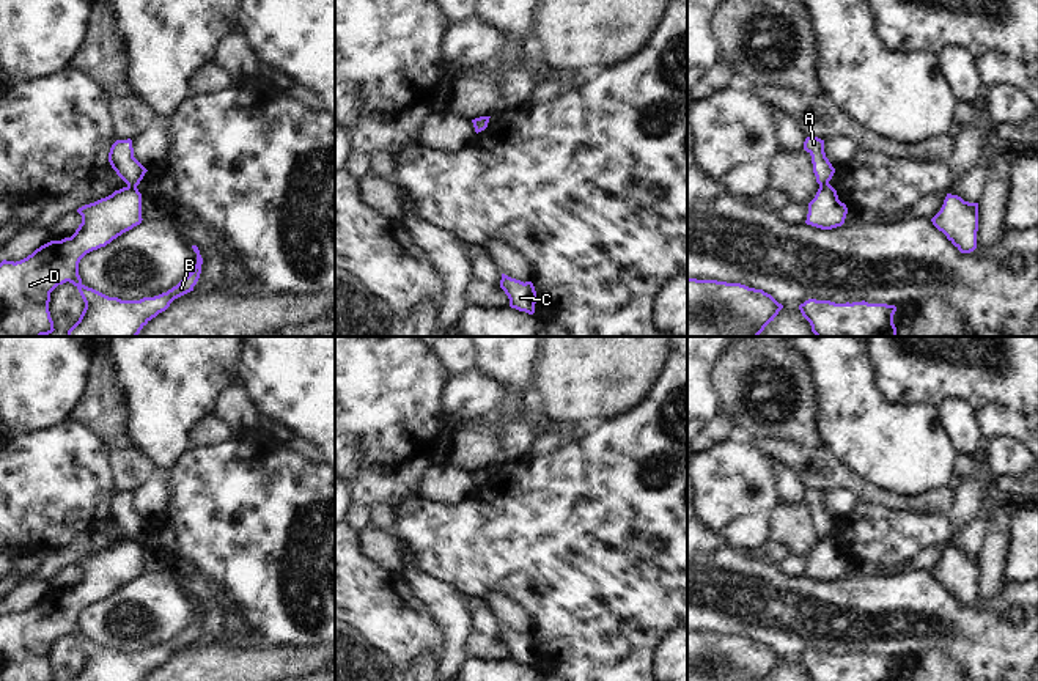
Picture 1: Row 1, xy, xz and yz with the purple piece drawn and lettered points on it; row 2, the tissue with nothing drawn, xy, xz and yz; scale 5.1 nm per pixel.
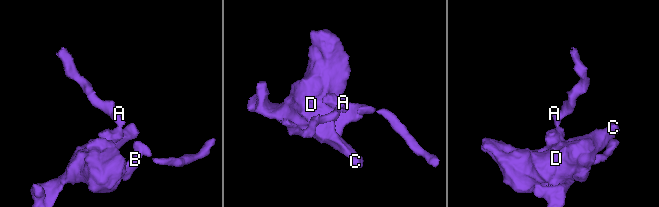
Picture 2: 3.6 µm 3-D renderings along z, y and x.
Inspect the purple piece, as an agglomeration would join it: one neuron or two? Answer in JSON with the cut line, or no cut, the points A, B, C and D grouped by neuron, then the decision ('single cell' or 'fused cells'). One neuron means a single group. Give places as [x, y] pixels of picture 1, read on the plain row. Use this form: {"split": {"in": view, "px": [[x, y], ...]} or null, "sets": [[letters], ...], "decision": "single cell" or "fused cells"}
{"split": {"in": "xy", "px": [[128, 537], [136, 540]]}, "sets": [["A"], ["B", "C", "D"]], "decision": "fused cells"}

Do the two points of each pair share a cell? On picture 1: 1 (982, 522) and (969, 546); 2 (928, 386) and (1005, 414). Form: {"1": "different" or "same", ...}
{"1": "same", "2": "same"}

